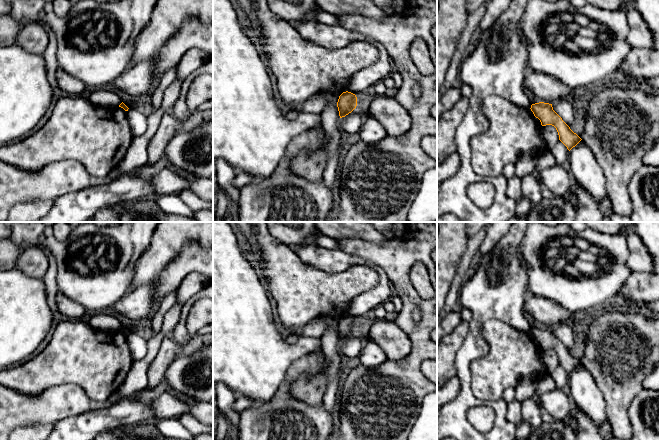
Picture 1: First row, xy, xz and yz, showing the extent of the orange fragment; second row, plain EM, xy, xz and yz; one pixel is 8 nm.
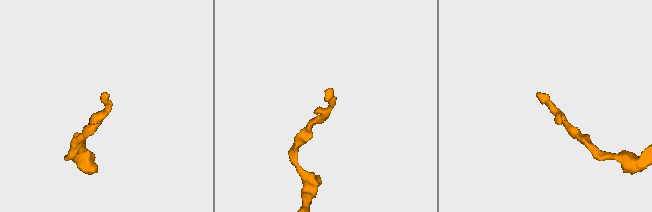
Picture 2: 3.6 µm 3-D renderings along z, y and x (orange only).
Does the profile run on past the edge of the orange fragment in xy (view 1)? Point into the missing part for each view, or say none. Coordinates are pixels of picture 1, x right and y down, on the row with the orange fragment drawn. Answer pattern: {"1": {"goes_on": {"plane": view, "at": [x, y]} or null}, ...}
{"1": {"goes_on": null}}

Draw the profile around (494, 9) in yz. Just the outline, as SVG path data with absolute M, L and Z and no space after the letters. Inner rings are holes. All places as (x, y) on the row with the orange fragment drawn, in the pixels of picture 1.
M489 0L486 5L485 14L480 22L479 32L490 29L495 21L507 9L511 1L512 0Z

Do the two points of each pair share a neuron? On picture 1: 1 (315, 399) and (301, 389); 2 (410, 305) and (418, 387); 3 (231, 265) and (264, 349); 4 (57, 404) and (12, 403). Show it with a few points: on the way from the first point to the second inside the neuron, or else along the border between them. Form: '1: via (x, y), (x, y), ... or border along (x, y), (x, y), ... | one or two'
1: via (312, 396), (304, 389) | one
2: via (408, 325), (416, 333), (415, 367) | one
3: via (231, 286), (231, 316), (243, 328) | one
4: via (46, 404), (23, 404) | one

